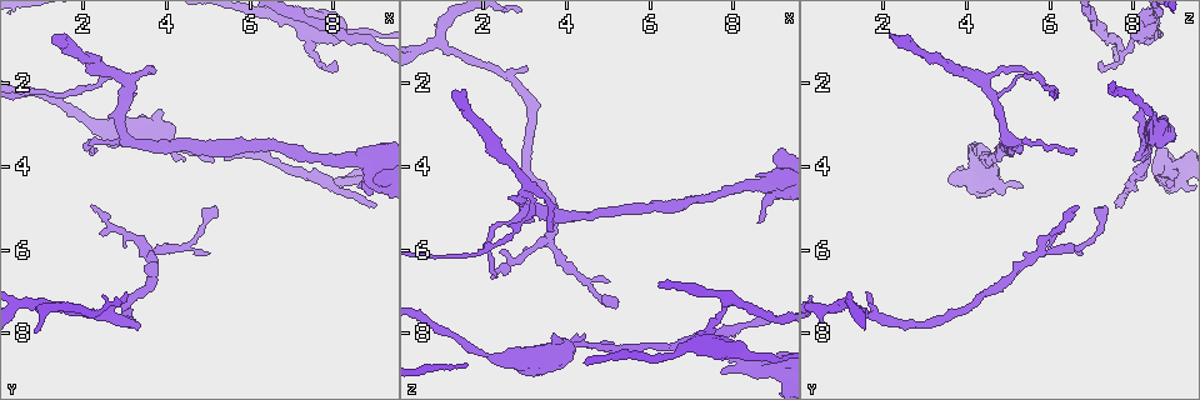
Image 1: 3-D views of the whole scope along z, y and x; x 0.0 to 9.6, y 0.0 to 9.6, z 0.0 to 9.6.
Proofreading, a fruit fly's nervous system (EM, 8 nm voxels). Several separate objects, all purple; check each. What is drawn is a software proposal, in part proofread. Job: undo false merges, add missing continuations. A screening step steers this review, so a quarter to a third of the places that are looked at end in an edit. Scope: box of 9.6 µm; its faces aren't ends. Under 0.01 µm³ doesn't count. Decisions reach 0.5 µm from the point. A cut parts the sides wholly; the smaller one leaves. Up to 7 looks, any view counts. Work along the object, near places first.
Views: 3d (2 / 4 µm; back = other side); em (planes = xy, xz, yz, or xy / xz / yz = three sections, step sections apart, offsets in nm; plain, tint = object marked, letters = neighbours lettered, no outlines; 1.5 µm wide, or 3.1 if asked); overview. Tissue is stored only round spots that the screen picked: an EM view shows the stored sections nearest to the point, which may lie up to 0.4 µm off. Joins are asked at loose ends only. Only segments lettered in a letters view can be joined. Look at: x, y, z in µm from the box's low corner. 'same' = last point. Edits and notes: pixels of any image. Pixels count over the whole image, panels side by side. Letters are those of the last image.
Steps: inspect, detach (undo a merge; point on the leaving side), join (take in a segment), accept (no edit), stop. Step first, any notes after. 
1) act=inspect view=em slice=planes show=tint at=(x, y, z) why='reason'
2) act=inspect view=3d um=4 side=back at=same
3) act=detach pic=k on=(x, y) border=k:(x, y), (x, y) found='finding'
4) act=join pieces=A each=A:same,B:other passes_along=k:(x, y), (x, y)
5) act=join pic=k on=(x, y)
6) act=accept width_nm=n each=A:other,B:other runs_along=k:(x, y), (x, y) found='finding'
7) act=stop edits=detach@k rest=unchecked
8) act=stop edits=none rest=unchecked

act=inspect view=em slice=planes show=plain at=(1.50, 0.85, 2.15) why='branch stops here'

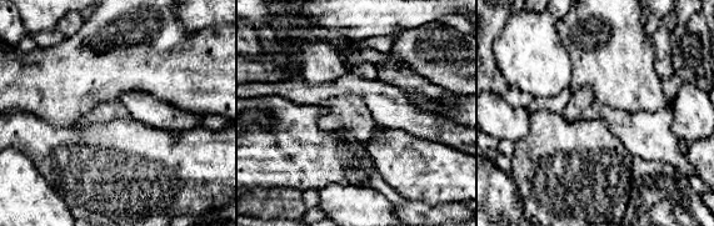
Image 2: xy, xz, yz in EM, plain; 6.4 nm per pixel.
act=inspect view=em slice=planes show=letters at=same why='see the neighbours'

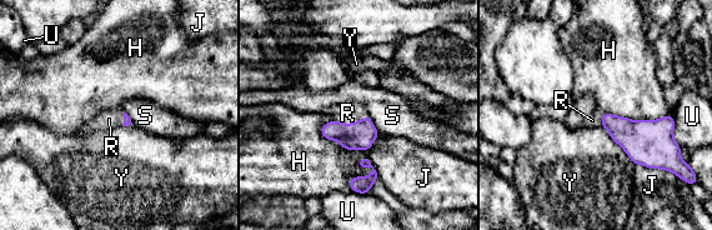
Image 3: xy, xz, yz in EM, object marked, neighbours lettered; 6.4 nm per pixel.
act=join pieces=R longest_contact=H:440nm each=H:other,J:other,R:same,S:other,U:other,Y:other found='the cell continues'

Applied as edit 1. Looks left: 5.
act=inspect view=overview why='redraw'

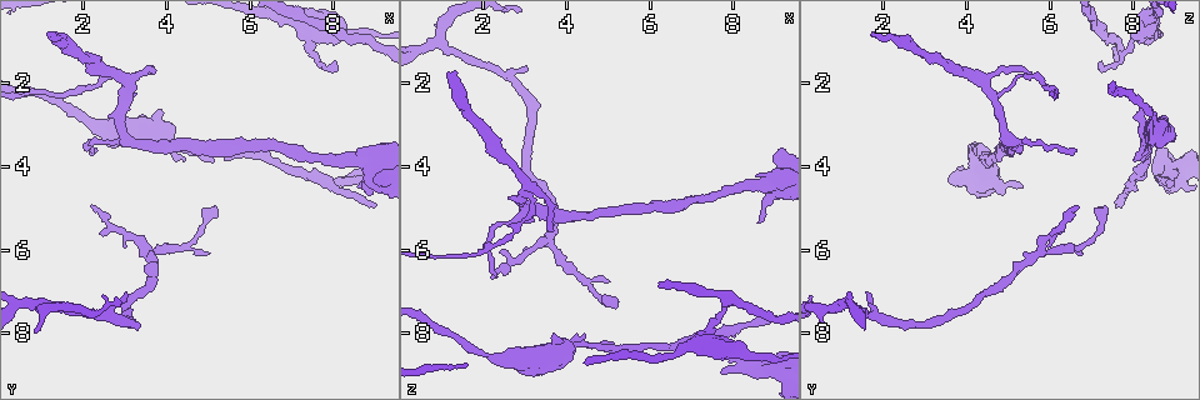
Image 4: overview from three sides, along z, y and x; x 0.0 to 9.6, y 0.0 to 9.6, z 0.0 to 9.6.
act=inspect view=em slice=planes show=letters at=(9.00, 5.00, 7.60) why='long arm stops here'

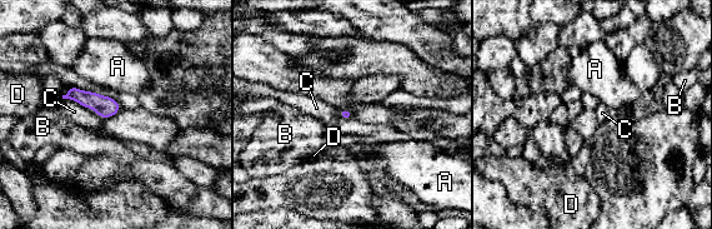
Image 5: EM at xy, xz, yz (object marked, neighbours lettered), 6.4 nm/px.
act=accept each=A:other,B:other,C:other,D:other border=5:(63, 98), (70, 98), (89, 109) found='no lettered segment goes on from it'

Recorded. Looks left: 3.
act=inspect view=em slice=planes show=letters at=(7.40, 0.80, 8.15)

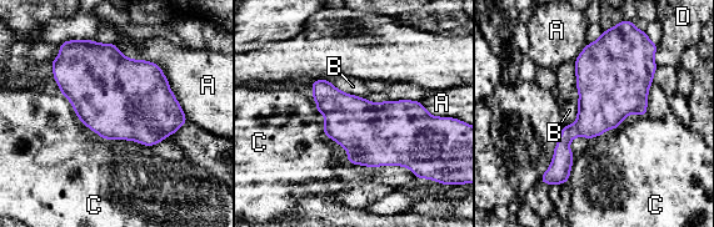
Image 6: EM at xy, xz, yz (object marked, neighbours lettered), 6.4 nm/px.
act=accept each=A:other,B:other,C:other,D:other found='continuous, no second cell'

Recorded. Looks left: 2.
act=stop edits=join@3 rest=unchecked

